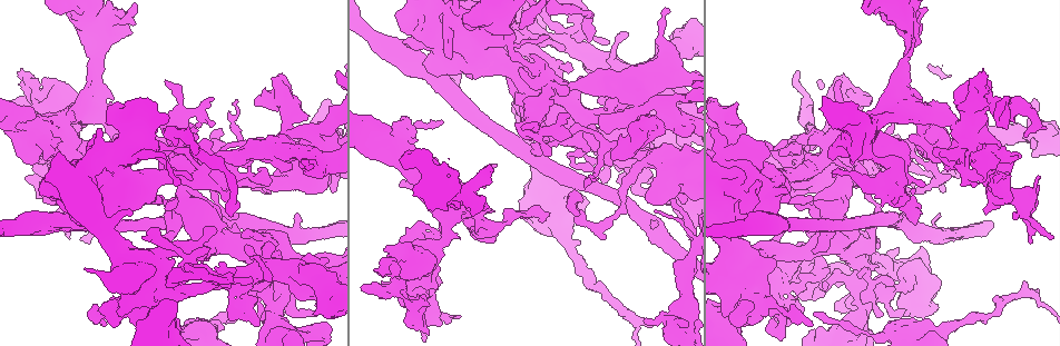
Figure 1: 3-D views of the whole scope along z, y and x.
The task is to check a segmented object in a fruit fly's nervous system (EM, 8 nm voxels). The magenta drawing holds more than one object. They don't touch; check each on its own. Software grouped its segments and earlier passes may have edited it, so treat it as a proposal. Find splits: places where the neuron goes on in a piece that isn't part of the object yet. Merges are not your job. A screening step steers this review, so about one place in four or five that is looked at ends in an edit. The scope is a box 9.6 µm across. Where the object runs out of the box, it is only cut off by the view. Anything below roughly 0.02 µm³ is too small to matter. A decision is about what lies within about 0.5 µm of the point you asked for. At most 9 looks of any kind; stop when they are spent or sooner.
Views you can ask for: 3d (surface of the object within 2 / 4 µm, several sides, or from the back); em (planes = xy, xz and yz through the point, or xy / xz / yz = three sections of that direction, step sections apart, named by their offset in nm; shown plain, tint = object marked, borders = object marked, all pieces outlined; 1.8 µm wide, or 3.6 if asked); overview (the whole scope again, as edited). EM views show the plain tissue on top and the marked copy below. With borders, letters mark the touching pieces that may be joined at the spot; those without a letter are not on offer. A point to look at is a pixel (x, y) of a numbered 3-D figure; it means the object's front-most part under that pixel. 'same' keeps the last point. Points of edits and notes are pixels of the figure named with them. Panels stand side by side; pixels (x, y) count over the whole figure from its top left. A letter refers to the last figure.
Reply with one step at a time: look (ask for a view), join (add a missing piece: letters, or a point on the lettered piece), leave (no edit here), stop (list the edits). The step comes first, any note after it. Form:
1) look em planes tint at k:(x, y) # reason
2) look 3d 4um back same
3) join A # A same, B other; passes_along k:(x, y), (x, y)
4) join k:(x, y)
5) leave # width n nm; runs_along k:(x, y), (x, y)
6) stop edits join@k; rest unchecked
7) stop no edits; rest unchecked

look em yz step 16 tint at 1:(586, 117) # narrows sharply

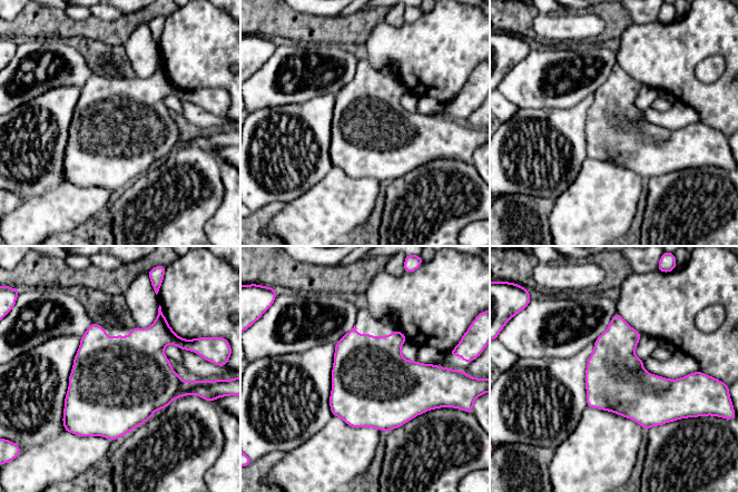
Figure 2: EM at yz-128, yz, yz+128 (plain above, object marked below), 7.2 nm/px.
look em planes tint same # cut it another way

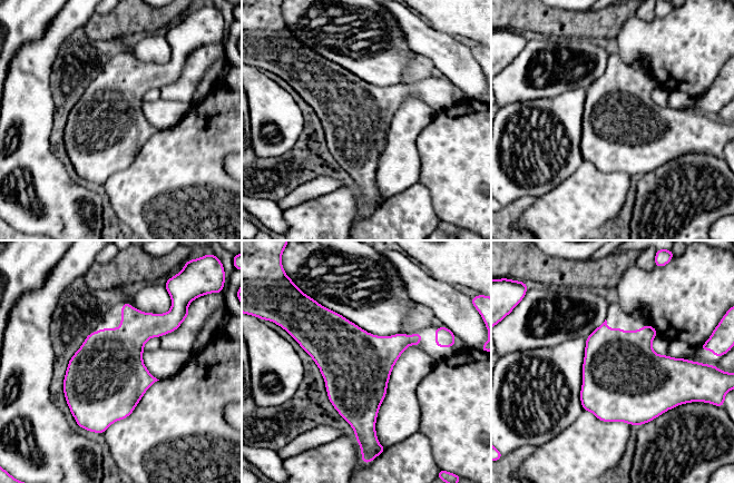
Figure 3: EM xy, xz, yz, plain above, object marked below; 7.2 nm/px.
look em planes borders same

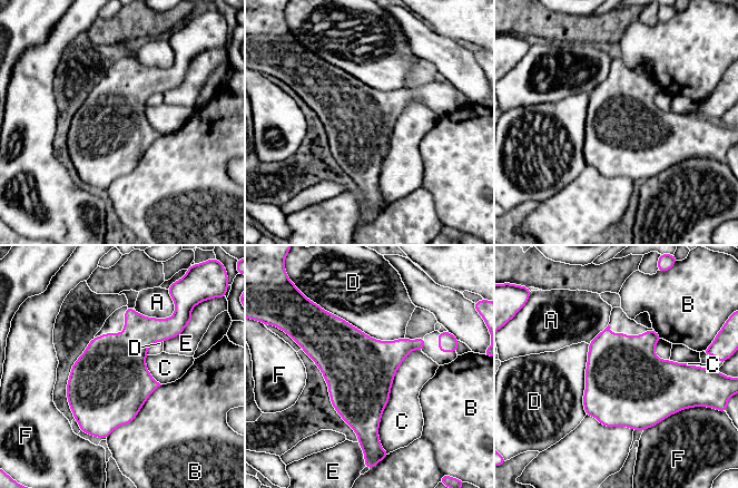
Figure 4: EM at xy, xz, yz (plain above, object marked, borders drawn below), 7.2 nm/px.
leave # A other, B other, C other, D other, E other, F other; border 4:(420, 349), (395, 373), (381, 447); no lettered piece goes on from it

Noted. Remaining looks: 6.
look 3d 4um at 1:(524, 35) # sudden change in width

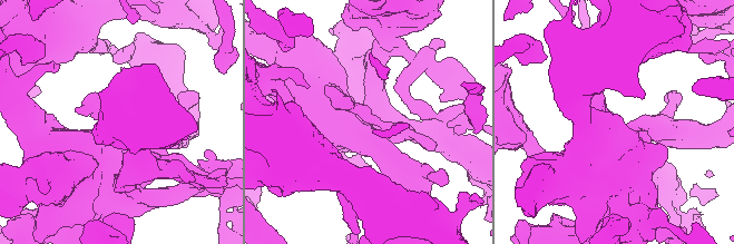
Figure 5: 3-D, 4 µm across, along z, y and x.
look em 3.6um planes borders at 5:(366, 123)

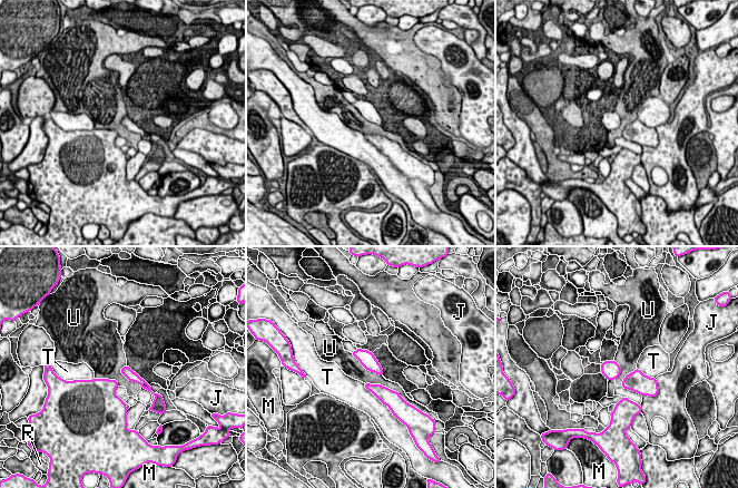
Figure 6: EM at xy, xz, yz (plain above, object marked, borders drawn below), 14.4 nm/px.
leave # J other, M other, R other, T other, U other; runs_along 6:(124, 370), (147, 387); no lettered piece goes on from it

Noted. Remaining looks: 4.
look em planes borders at 1:(521, 28) # branch stops here

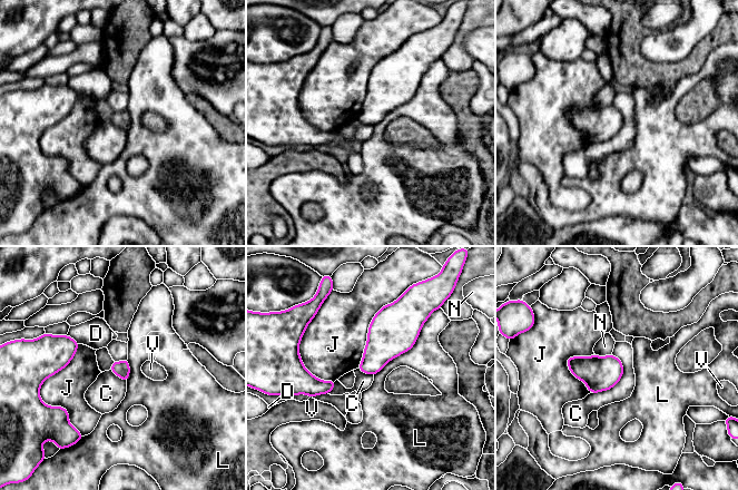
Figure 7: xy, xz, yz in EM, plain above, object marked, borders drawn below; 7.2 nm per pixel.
leave # C other, D other, J other, L other, N other, V other; border 7:(612, 353), (622, 376), (591, 393); no lettered piece goes on from it

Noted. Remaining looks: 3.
look em yz step 16 borders at 1:(828, 278) # abrupt turn

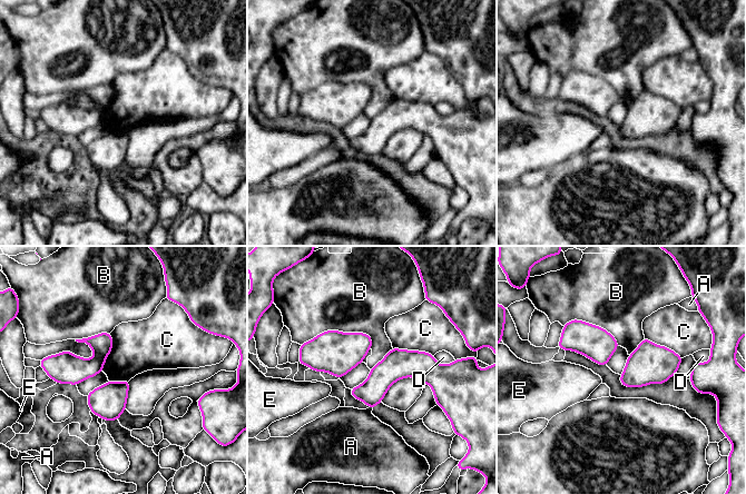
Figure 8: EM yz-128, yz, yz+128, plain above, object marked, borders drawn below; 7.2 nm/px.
look em planes borders same # cut it another way

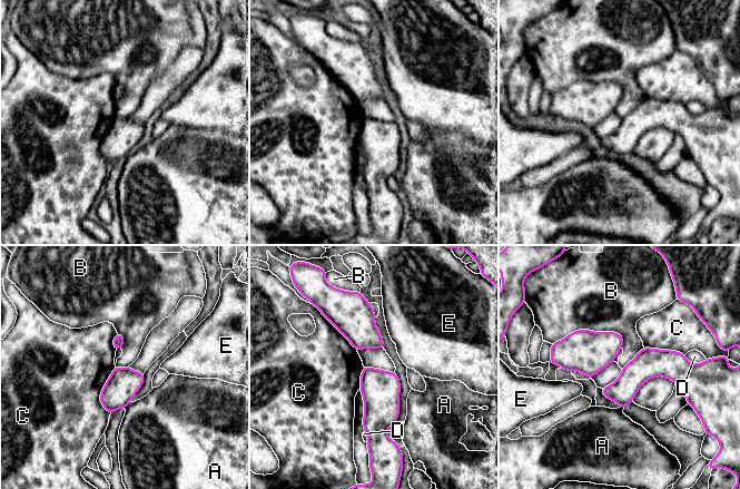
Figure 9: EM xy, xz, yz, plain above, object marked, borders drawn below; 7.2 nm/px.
leave # A other, B other, C other, D other, E other; runs_along 9:(690, 375), (642, 369), (604, 391); none of them fits

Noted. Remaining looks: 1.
stop no edits; rest unchecked

